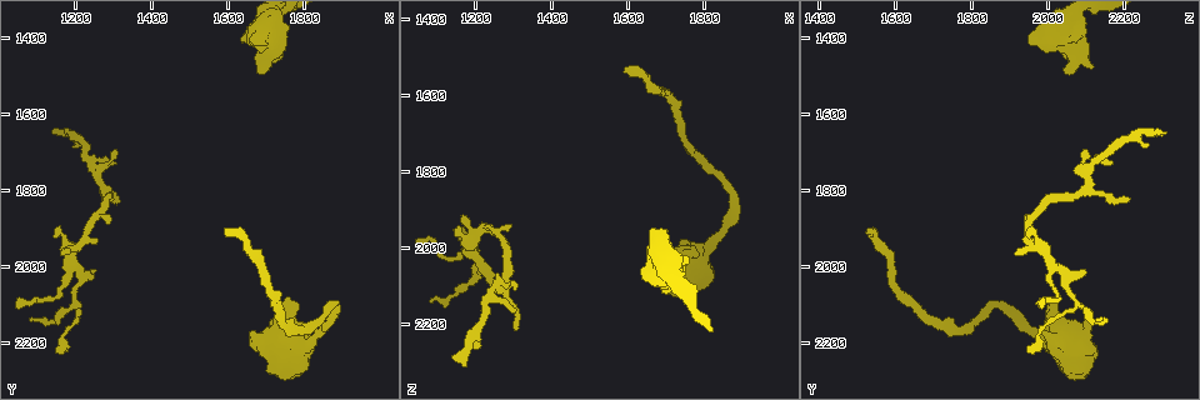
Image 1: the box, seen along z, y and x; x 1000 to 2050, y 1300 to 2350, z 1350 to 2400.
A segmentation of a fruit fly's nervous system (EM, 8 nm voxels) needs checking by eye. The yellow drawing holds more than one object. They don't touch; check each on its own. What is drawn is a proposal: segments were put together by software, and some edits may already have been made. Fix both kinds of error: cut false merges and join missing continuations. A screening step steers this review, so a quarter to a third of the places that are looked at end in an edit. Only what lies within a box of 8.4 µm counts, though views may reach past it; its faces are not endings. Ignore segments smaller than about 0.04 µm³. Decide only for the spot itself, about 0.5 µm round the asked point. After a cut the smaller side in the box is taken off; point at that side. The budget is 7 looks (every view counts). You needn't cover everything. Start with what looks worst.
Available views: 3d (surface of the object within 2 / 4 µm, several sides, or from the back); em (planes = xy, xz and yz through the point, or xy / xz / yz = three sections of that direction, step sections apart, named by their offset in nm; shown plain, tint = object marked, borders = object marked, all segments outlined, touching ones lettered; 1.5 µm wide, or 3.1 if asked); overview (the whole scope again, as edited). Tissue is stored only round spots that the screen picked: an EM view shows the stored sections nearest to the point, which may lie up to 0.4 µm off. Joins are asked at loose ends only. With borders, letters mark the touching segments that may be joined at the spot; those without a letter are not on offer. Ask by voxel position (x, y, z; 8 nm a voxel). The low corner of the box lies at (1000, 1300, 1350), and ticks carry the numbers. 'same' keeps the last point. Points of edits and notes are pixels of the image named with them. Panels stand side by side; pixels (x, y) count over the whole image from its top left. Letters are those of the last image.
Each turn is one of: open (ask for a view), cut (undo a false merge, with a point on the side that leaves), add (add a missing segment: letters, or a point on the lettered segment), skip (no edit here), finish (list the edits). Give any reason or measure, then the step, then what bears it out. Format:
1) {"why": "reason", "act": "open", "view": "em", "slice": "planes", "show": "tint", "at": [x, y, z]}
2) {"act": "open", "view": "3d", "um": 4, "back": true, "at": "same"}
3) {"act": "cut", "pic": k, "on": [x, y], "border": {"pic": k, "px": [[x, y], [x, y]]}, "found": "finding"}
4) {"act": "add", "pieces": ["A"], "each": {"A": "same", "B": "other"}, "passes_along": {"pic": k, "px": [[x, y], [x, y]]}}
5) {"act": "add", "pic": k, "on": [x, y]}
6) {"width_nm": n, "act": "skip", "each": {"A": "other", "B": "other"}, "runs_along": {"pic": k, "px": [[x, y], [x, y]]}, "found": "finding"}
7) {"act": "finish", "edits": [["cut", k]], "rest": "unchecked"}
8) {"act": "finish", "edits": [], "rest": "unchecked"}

{"why": "thin end", "act": "open", "view": "3d", "um": 4, "back": true, "at": [1585, 1895, 1520]}

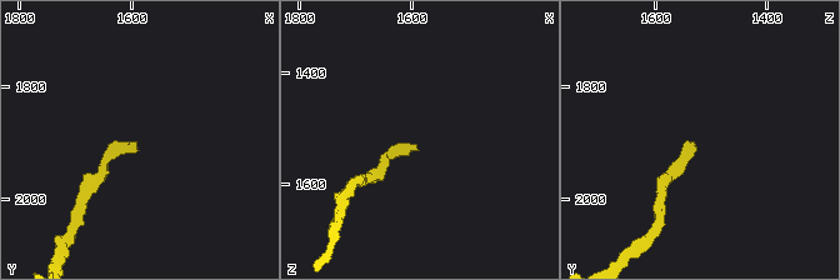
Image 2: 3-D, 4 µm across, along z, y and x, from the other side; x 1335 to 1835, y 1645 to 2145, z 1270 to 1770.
{"act": "open", "view": "em", "slice": "planes", "show": "borders", "at": [1590, 1900, 1525]}

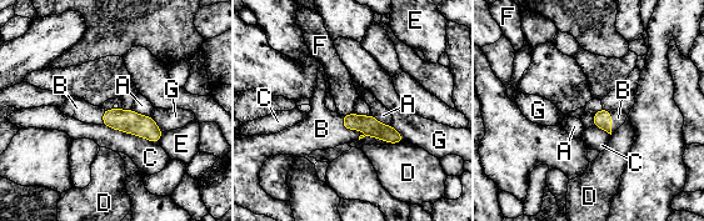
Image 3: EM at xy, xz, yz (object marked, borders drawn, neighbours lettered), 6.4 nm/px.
{"act": "add", "pieces": ["B"], "each": {"A": "other", "B": "same", "C": "other", "D": "other", "E": "other", "F": "other", "G": "other"}, "passes_along": {"pic": 3, "px": [[350, 121], [349, 129], [321, 129]]}, "found": "the neuron continues"}

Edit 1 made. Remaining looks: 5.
{"act": "open", "view": "overview"}

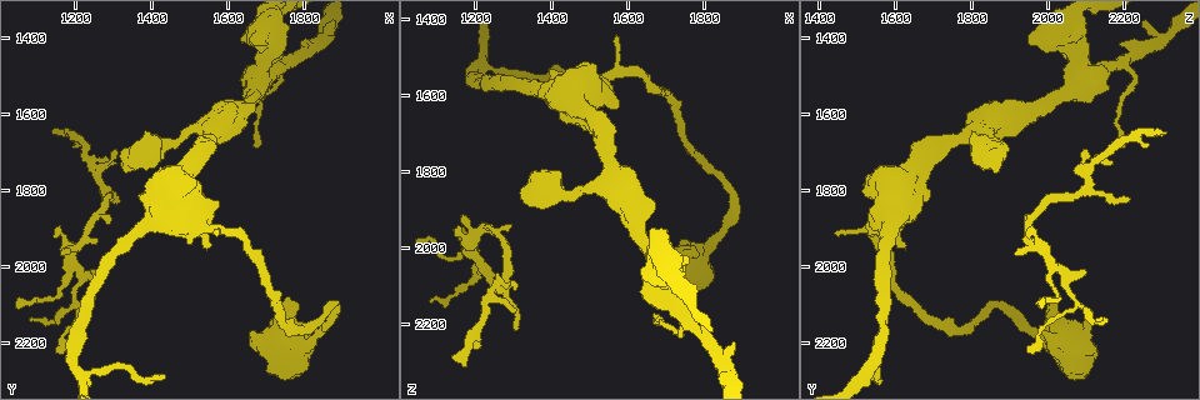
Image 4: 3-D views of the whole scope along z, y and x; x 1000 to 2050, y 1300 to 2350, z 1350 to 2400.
{"why": "branch stops here", "act": "open", "view": "em", "slice": "planes", "show": "tint", "at": [1130, 1650, 2290]}

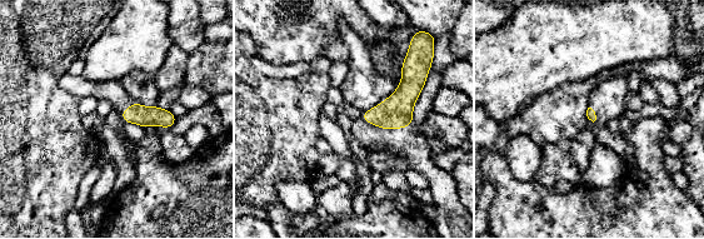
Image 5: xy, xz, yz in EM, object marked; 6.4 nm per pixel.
{"why": "what lies round it", "act": "open", "view": "em", "slice": "planes", "show": "borders", "at": "same"}

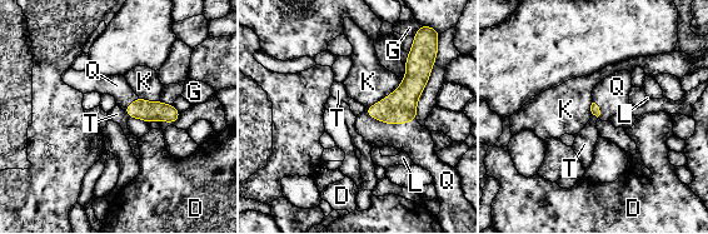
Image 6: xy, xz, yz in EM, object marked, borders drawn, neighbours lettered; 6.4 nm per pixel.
{"act": "add", "pieces": ["Q"], "each": {"D": "other", "G": "other", "K": "other", "L": "other", "Q": "same", "T": "other"}, "passes_along": {"pic": 6, "px": [[399, 106], [390, 123], [415, 140]]}, "found": "it goes on there"}

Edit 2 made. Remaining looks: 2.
{"why": "branch stops here", "act": "open", "view": "em", "slice": "planes", "show": "borders", "at": [1700, 1420, 1950]}

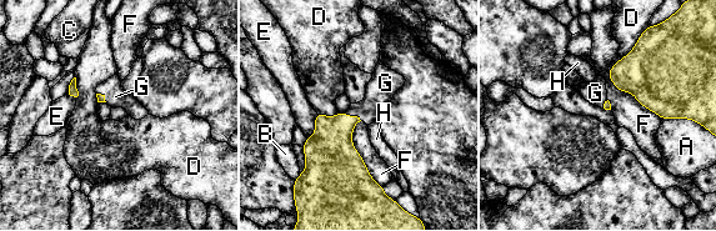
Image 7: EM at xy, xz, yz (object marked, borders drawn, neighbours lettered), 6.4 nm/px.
{"act": "add", "pieces": ["G"], "each": {"A": "other", "B": "other", "C": "other", "D": "other", "E": "other", "F": "other", "G": "same", "H": "other"}, "passes_along": {"pic": 7, "px": [[331, 147], [354, 116], [380, 90]]}, "found": "the neuron continues"}

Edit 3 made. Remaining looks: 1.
{"act": "finish", "edits": [["add", 3], ["add", 6], ["add", 7]], "rest": "unchecked"}

